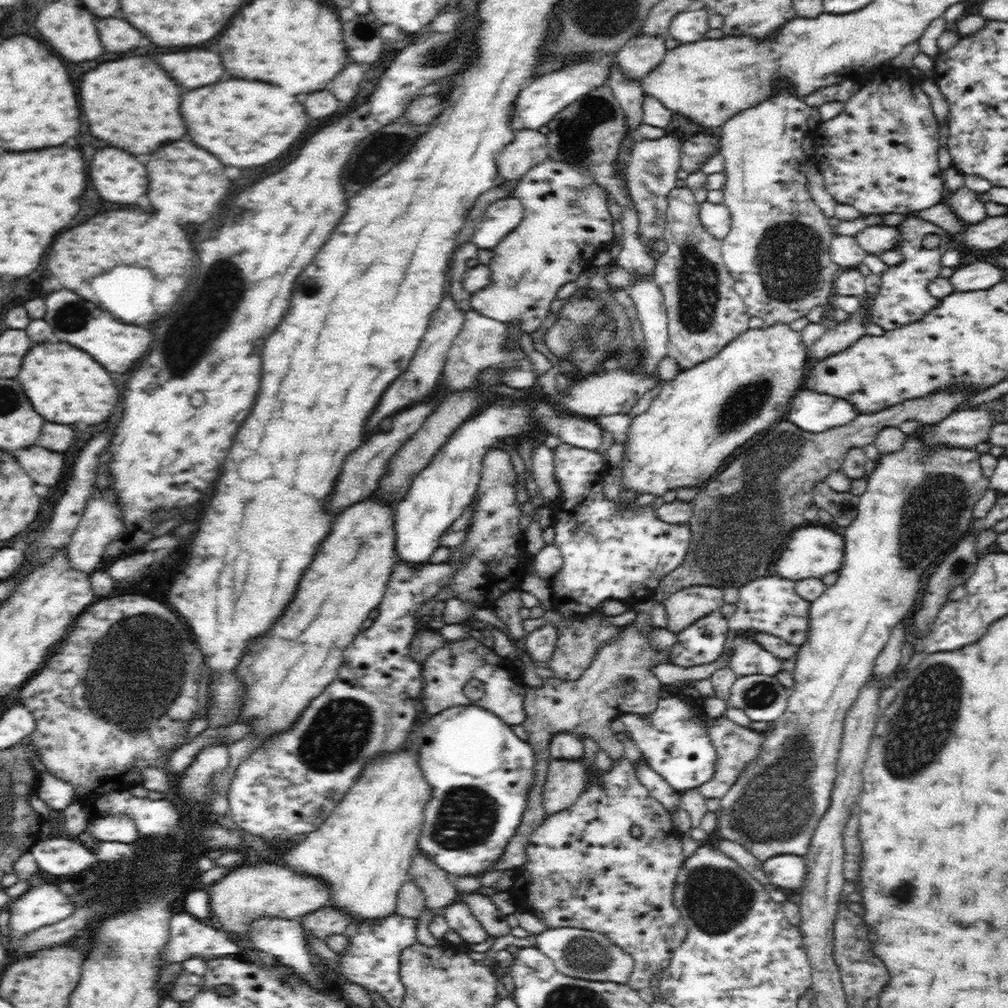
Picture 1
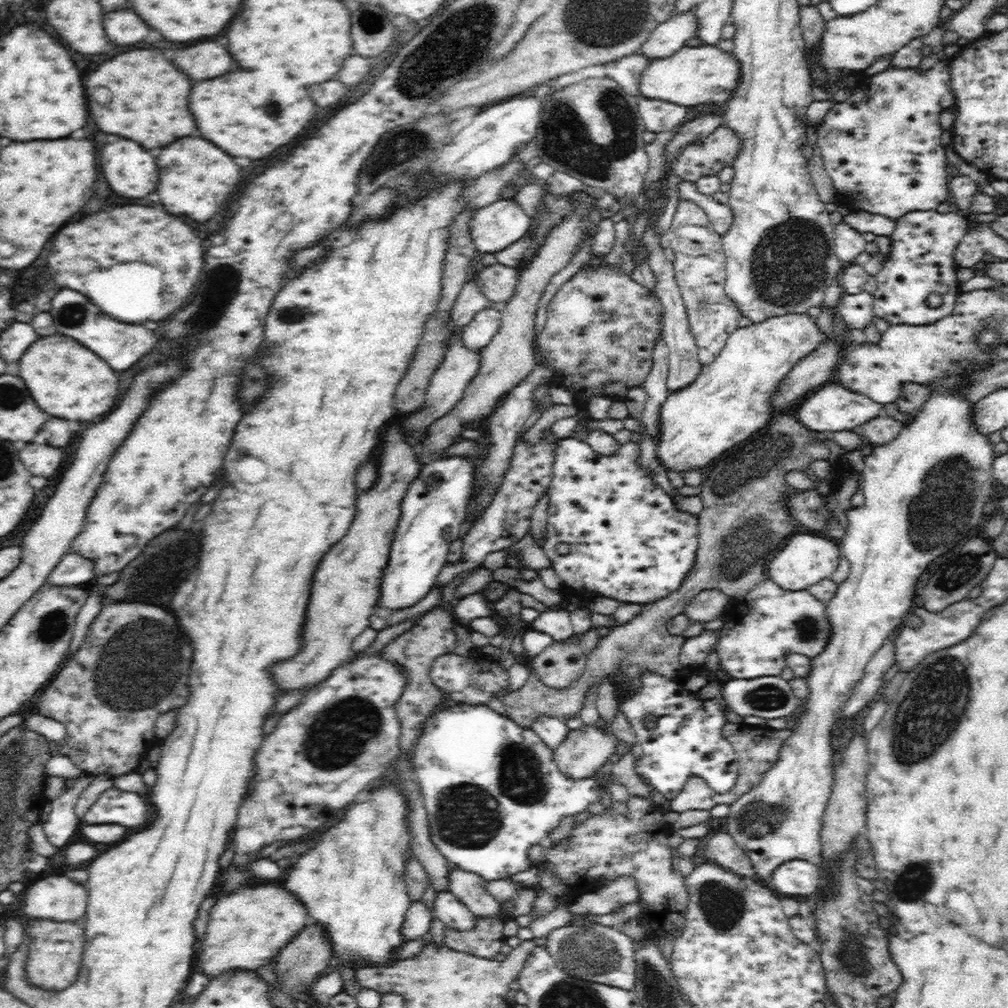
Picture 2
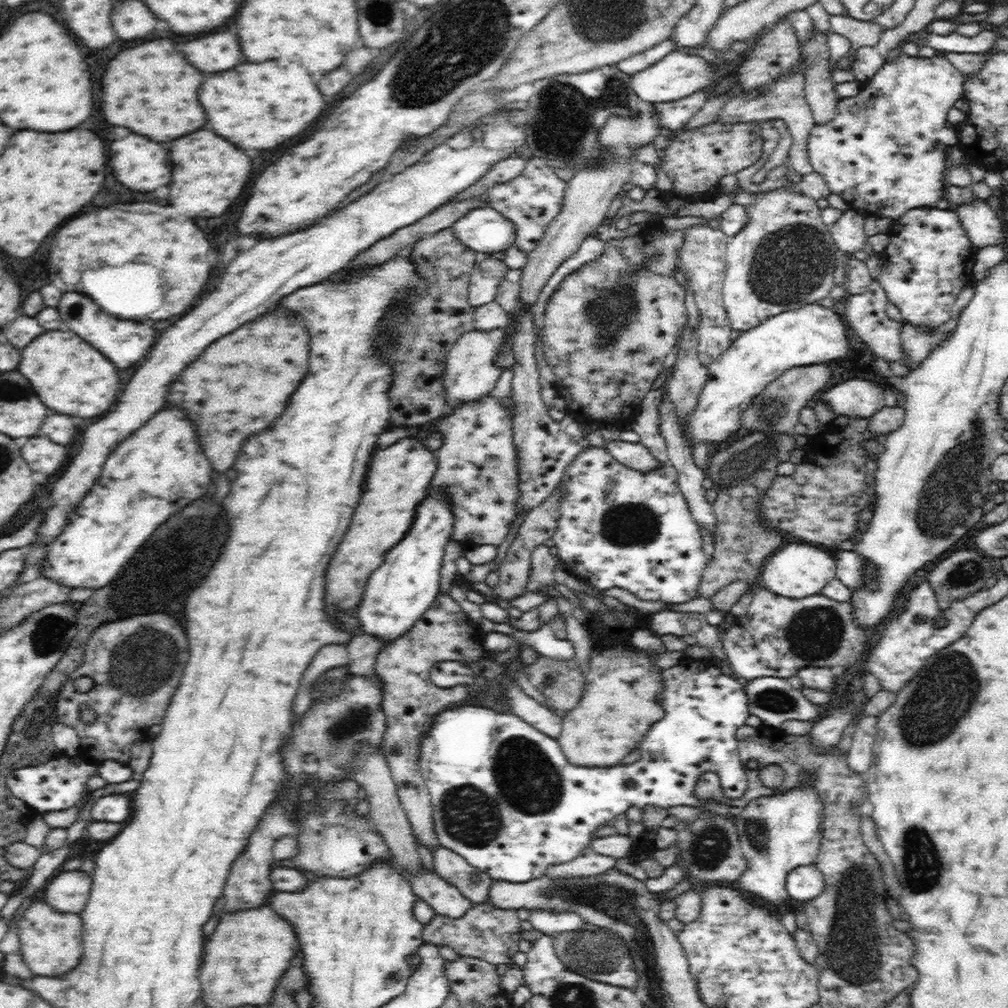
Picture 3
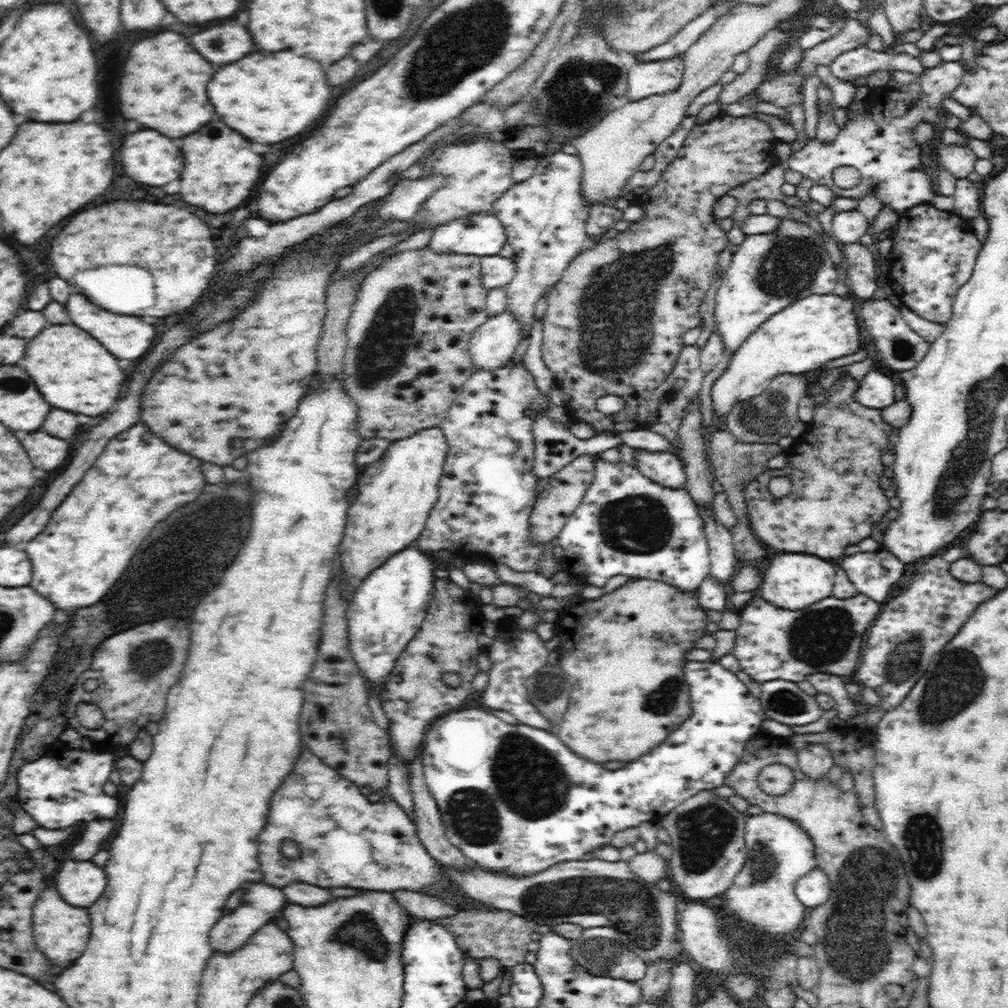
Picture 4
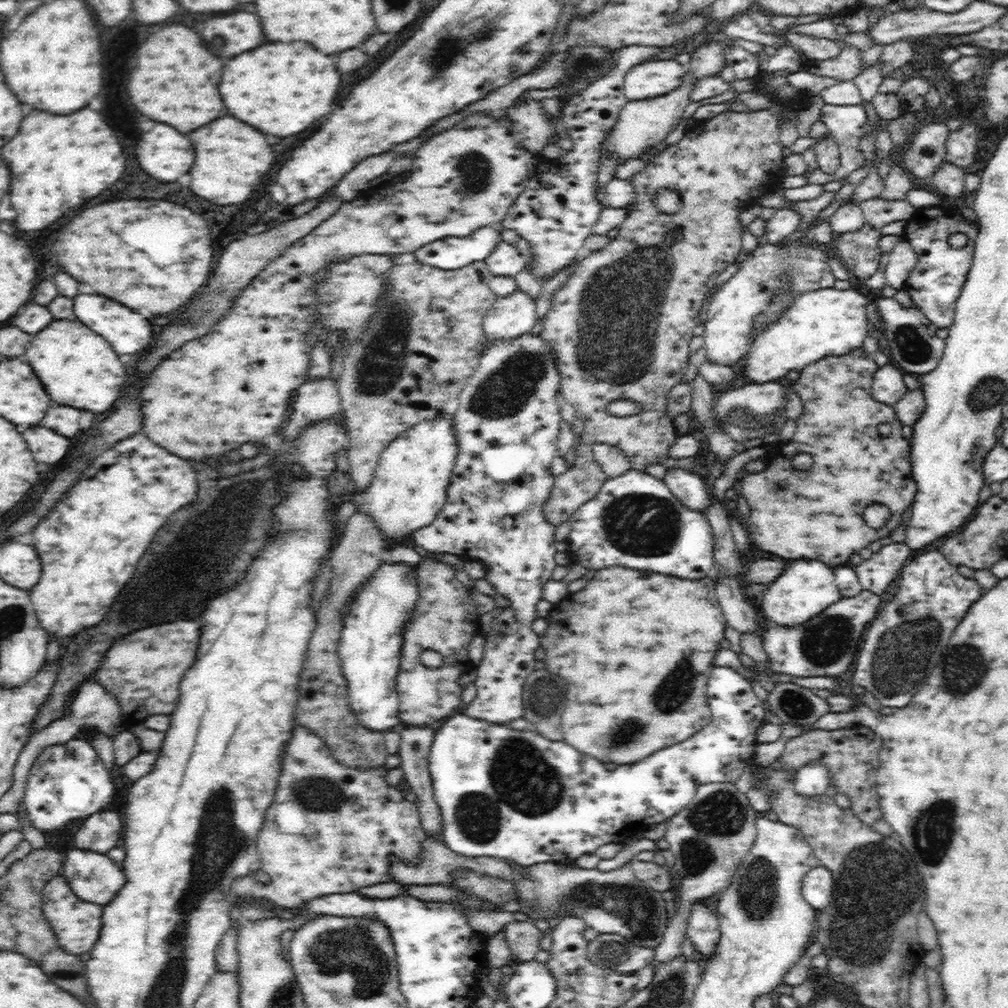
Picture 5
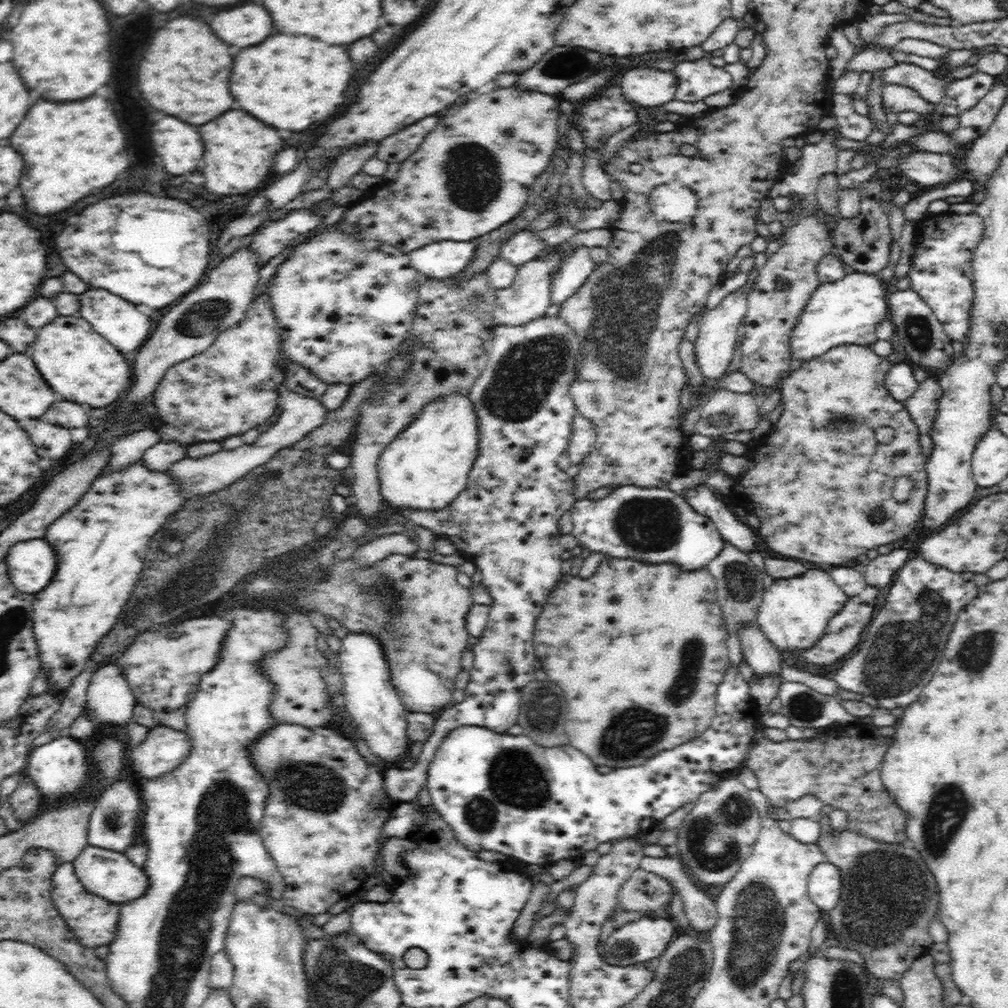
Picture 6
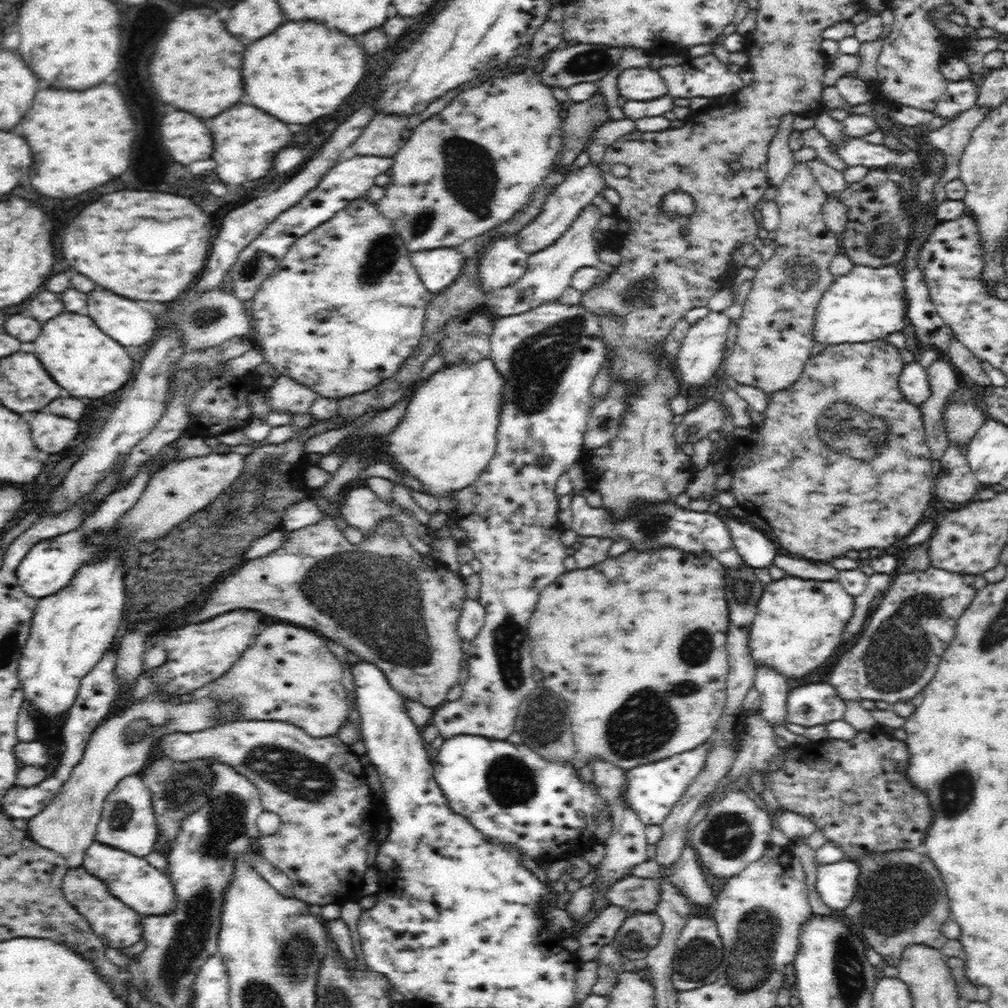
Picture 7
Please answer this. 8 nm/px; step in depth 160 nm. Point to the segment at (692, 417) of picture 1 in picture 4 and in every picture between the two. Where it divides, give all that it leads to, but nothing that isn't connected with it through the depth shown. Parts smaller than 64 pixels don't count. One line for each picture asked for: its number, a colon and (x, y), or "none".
2: (730, 400)
3: (811, 335)
4: (811, 331)

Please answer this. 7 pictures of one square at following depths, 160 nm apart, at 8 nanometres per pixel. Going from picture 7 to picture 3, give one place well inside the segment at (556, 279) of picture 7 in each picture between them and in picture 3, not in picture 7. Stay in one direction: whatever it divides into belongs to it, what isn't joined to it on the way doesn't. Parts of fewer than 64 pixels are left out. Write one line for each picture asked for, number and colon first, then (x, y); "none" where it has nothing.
3: (470, 372)
4: (492, 344)
5: (510, 317)
6: (529, 297)

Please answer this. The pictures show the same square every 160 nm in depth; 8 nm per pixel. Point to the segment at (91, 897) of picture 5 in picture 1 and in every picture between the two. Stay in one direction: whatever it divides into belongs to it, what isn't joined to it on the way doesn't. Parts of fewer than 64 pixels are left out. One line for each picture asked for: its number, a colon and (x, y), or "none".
1: (43, 904)
2: (58, 898)
3: (66, 891)
4: (80, 883)

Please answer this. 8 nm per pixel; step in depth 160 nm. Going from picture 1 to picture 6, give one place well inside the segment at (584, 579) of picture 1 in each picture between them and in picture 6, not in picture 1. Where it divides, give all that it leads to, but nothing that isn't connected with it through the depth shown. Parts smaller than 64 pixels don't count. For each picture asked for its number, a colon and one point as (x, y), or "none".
2: (628, 541)
3: (618, 528)
4: (628, 525)
5: (634, 521)
6: (652, 525)

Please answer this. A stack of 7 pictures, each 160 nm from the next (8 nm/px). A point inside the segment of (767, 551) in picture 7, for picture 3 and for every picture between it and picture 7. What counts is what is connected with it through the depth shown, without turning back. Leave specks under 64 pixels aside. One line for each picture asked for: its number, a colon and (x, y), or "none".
3: (635, 455)
4: (666, 469)
5: (692, 490)
6: (704, 500)

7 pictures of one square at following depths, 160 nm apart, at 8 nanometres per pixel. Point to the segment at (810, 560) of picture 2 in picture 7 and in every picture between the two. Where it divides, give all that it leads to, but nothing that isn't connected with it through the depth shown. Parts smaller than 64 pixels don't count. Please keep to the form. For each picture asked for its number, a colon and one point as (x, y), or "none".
3: (798, 571)
4: (790, 581)
5: (805, 588)
6: (794, 612)
7: (799, 622)

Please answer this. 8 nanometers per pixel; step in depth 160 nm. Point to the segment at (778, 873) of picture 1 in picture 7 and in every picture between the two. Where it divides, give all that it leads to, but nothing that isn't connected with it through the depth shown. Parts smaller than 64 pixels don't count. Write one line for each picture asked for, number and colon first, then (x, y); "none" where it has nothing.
2: (798, 877)
3: (805, 883)
4: (813, 889)
5: (817, 888)
6: (825, 882)
7: (836, 883)

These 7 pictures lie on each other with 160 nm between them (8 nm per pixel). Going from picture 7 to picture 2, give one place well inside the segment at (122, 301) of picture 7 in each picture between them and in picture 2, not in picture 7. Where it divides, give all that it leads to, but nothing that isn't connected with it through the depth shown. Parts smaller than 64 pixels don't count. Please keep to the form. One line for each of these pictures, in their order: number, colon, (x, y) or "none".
2: (120, 345)
3: (123, 343)
4: (127, 337)
5: (128, 332)
6: (119, 322)

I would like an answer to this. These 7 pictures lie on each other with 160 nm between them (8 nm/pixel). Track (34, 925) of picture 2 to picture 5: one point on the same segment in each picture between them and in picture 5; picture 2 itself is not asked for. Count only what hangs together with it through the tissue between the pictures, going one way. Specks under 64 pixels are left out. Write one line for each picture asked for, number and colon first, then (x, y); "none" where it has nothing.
3: (51, 942)
4: (61, 931)
5: (76, 923)

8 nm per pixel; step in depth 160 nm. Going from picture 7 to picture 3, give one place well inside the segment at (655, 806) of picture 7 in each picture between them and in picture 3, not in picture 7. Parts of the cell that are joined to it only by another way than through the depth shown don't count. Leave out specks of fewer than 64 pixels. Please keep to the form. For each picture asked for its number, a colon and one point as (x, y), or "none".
3: (504, 797)
4: (515, 800)
5: (507, 794)
6: (538, 805)

